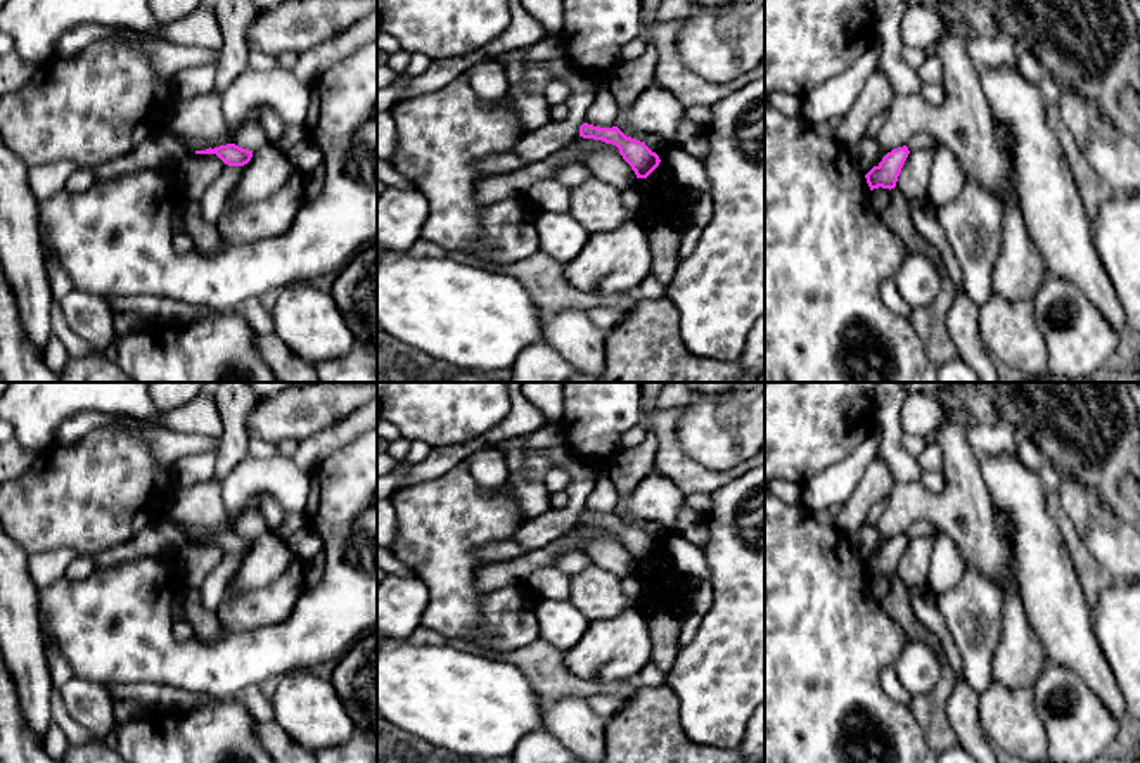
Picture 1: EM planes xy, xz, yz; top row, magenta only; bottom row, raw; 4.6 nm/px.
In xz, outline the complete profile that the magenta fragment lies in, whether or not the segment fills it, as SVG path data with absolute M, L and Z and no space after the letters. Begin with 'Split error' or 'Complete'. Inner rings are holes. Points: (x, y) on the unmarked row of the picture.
Complete. M583 510L580 514L580 524L616 533L623 547L635 559L637 566L647 566L661 550L659 543L652 540L645 529L626 524L618 514L599 516Z

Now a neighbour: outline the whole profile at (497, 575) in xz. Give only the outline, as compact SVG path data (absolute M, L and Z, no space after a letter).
M578 524L541 548L526 552L524 555L510 561L488 562L477 569L474 585L483 593L522 585L535 571L552 567L559 554L573 548L583 550L581 540L597 531L599 528Z

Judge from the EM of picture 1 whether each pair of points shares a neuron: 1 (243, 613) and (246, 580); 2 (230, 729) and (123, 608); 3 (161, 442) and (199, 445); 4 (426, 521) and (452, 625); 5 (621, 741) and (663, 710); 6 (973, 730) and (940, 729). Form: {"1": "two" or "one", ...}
{"1": "two", "2": "two", "3": "one", "4": "one", "5": "one", "6": "two"}

